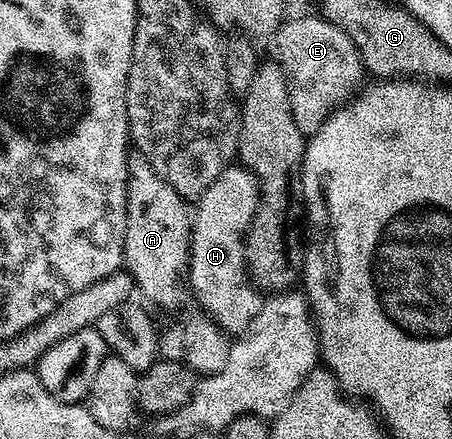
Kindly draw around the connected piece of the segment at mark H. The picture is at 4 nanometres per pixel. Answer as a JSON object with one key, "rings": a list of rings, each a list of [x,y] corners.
{"rings":[[[230,166],[207,186],[207,190],[196,201],[197,213],[191,216],[191,239],[189,241],[189,261],[187,269],[187,288],[191,296],[197,299],[202,313],[210,316],[227,334],[243,334],[259,314],[263,303],[262,293],[253,283],[249,274],[249,265],[245,263],[245,236],[249,233],[251,222],[257,213],[257,203],[261,200],[261,191],[255,174],[246,168]]]}

